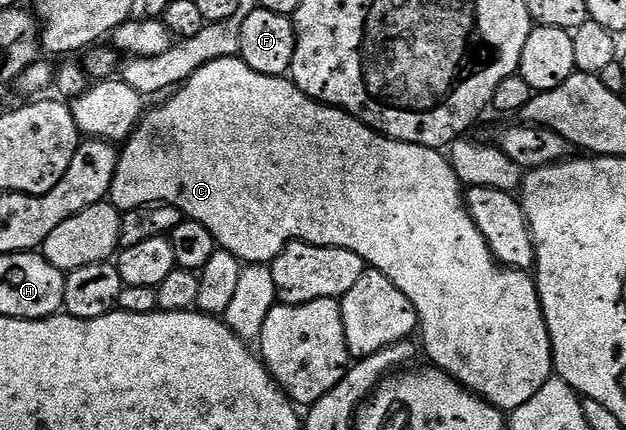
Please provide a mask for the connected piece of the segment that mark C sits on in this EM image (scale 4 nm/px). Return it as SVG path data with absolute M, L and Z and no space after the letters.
M239 56L216 59L200 67L196 75L186 80L185 85L177 86L166 99L167 101L159 109L154 109L151 113L149 110L143 116L129 141L121 146L116 175L109 196L109 200L119 211L135 209L141 205L176 207L181 211L183 218L208 227L208 231L212 231L214 236L215 246L219 249L227 249L243 263L273 263L291 241L305 241L308 245L323 245L333 249L352 251L360 255L360 259L364 259L369 268L380 271L380 275L388 275L388 279L392 279L392 283L396 283L396 287L400 287L400 291L408 295L408 303L416 307L420 338L422 337L421 348L425 353L426 349L430 349L426 357L433 368L443 369L449 377L459 381L465 389L471 389L488 404L503 411L524 407L524 403L528 403L528 399L532 399L532 395L536 395L536 391L544 387L546 380L554 373L554 352L550 350L549 340L544 339L546 320L538 298L537 284L530 283L524 286L521 293L516 286L505 285L504 282L498 281L496 274L482 269L480 262L462 261L465 257L489 258L490 248L484 235L480 235L480 227L476 227L468 211L462 182L459 181L449 160L439 150L403 141L393 141L392 138L370 129L362 121L357 121L343 109L325 105L304 95L304 91L300 91L300 87L296 87L289 76L273 77L260 75L260 71L252 71L252 67L248 67L248 63L244 63Z

